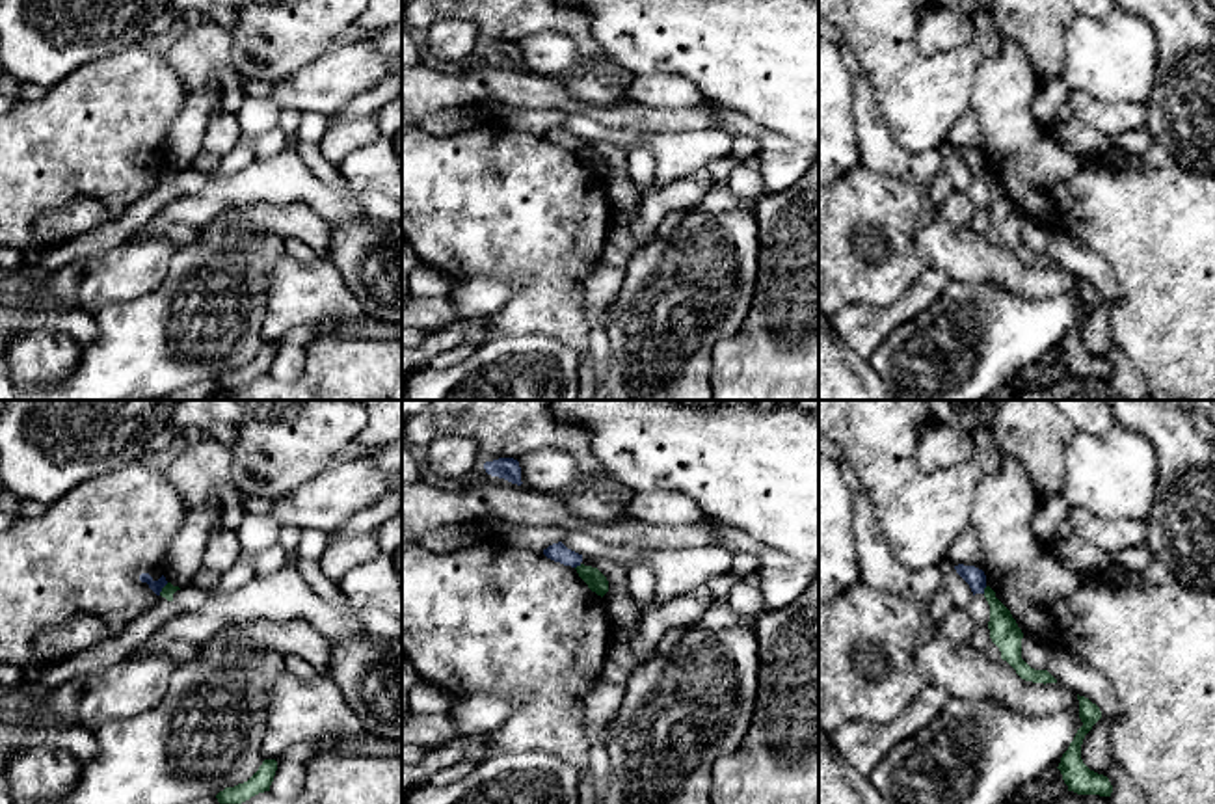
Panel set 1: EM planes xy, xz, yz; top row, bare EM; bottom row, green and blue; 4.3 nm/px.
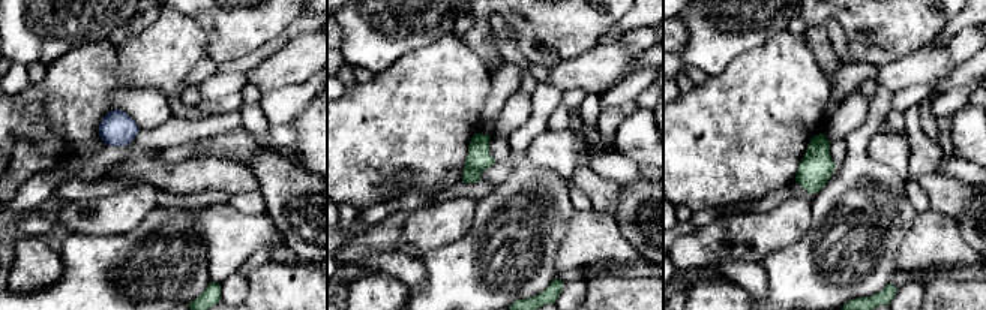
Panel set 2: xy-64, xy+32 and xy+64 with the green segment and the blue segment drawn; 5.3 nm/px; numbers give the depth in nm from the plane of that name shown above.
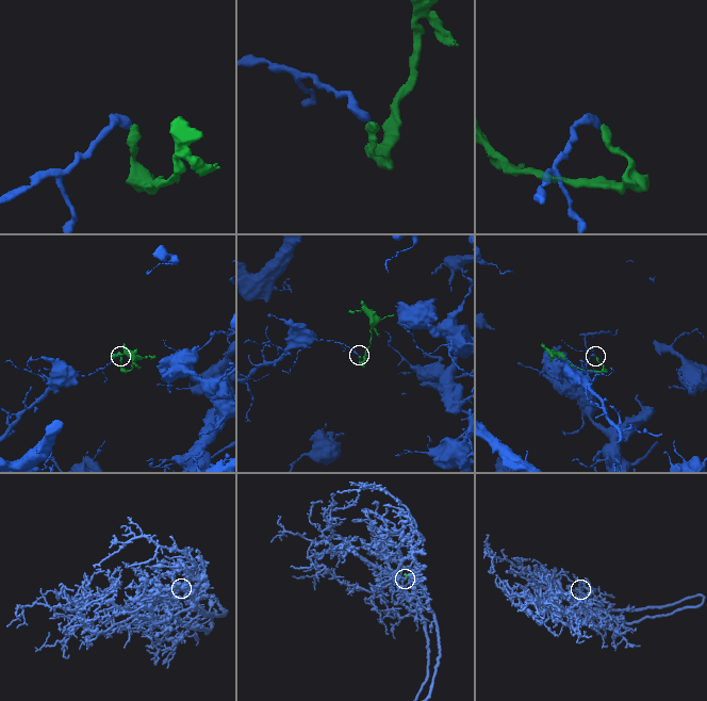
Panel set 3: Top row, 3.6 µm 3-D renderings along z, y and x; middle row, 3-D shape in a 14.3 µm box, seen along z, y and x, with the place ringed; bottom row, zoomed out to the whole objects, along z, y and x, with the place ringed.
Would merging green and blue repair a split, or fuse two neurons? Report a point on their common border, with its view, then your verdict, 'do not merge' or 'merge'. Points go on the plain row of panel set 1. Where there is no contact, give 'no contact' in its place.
meets green in xy at (162, 172); do not merge

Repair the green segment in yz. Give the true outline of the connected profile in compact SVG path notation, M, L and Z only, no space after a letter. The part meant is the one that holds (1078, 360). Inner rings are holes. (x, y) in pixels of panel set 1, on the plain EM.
M1079 279L1079 302L1083 309L1077 313L1074 324L1068 333L1062 337L1059 354L1062 357L1068 374L1077 378L1100 378L1111 380L1113 368L1107 359L1090 354L1081 342L1081 328L1085 318L1092 313L1092 309L1102 302L1102 294L1088 281Z

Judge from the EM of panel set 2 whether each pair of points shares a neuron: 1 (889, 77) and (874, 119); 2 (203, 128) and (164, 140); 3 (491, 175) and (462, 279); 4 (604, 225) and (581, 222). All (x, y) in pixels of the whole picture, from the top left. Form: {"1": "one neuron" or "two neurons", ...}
{"1": "two neurons", "2": "one neuron", "3": "two neurons", "4": "one neuron"}

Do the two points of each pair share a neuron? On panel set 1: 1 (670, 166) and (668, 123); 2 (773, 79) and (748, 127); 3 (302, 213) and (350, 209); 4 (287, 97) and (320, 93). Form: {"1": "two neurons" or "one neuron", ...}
{"1": "two neurons", "2": "two neurons", "3": "two neurons", "4": "one neuron"}

